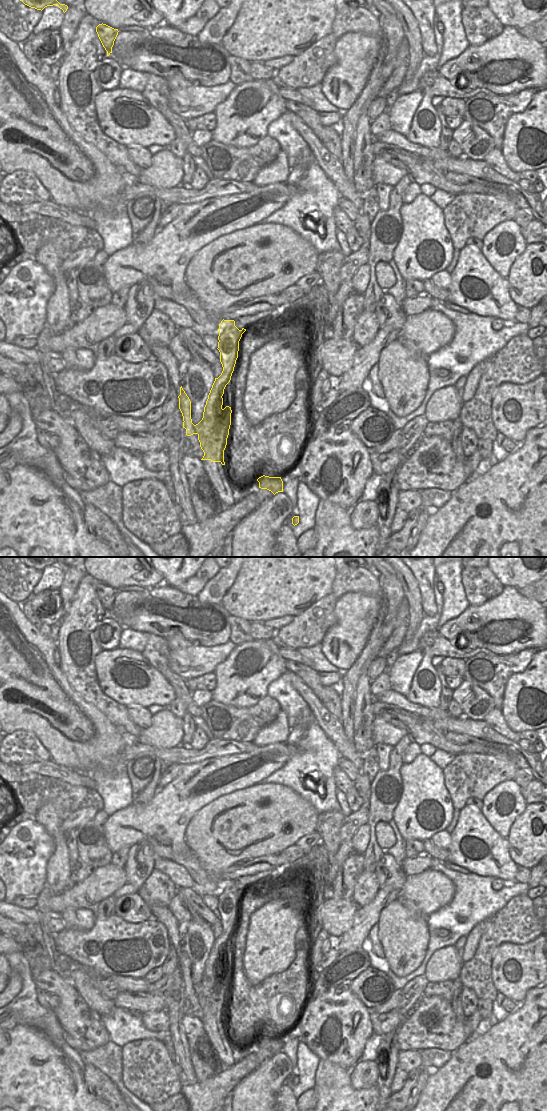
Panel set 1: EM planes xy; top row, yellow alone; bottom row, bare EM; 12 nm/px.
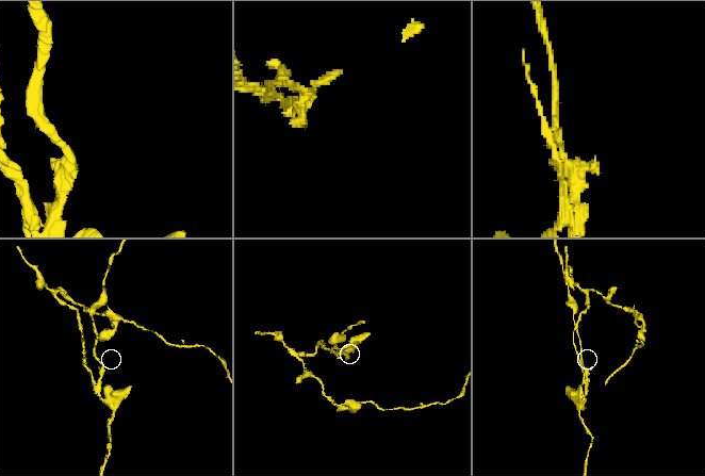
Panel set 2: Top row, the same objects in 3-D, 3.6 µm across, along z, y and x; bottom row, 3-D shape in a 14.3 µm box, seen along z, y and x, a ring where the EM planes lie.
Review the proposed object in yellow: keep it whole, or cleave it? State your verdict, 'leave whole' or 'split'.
split

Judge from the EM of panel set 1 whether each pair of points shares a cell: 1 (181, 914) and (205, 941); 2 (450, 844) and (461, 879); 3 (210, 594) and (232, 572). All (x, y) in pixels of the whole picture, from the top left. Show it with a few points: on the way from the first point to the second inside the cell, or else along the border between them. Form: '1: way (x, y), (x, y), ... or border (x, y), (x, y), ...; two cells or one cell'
1: border (206, 922), (181, 921), (179, 923); two cells
2: border (471, 872), (477, 875), (494, 877); two cells
3: way (215, 589), (227, 577); one cell

